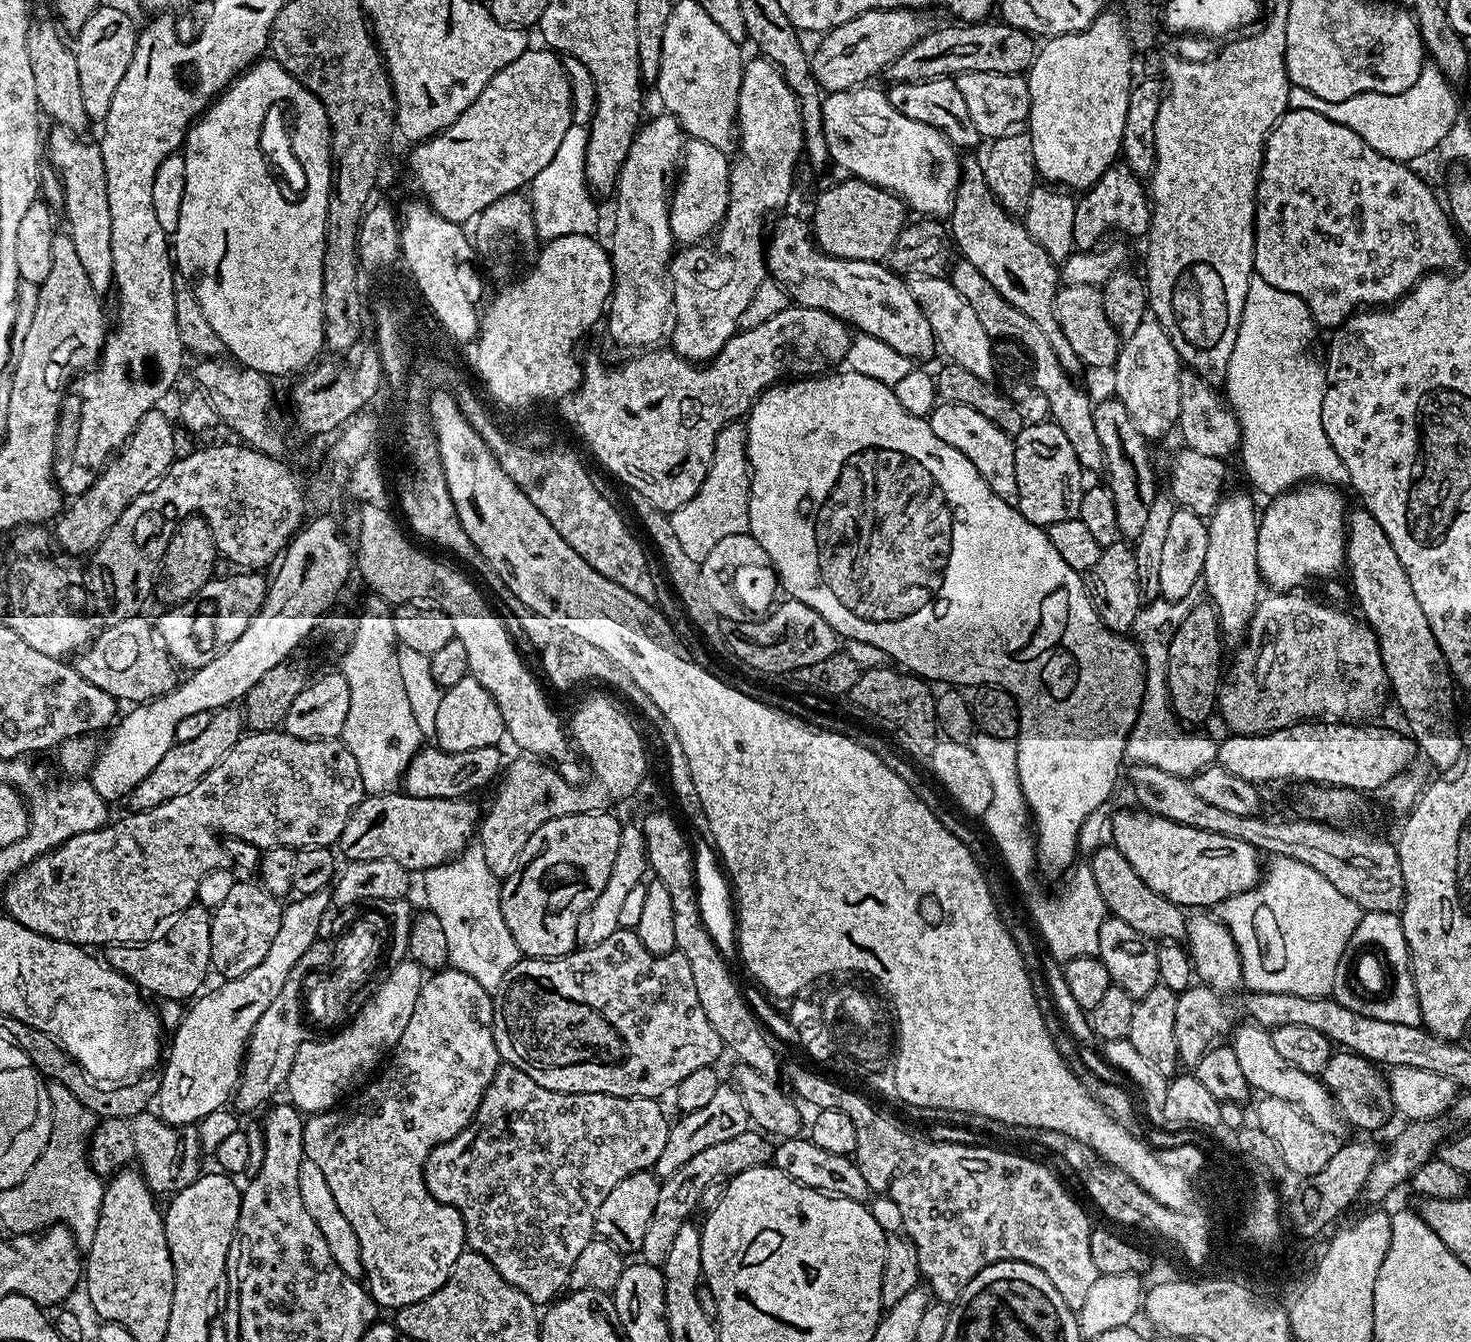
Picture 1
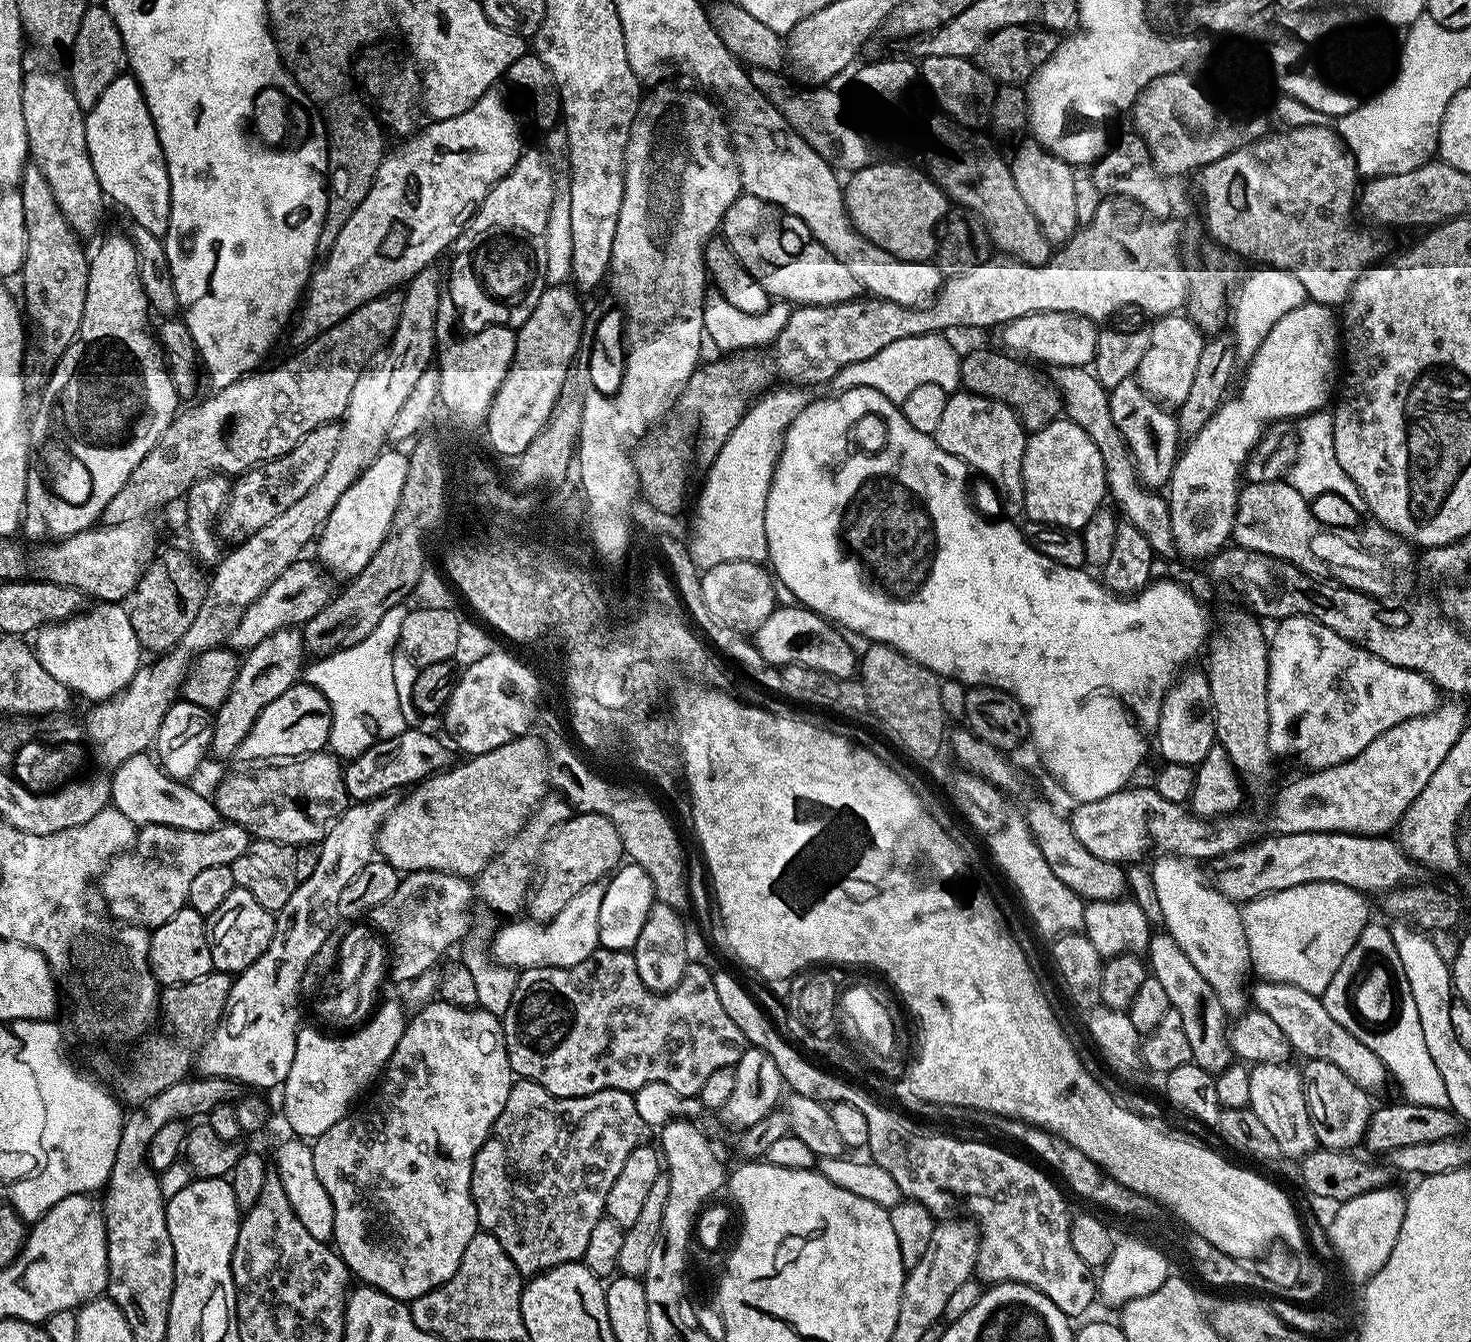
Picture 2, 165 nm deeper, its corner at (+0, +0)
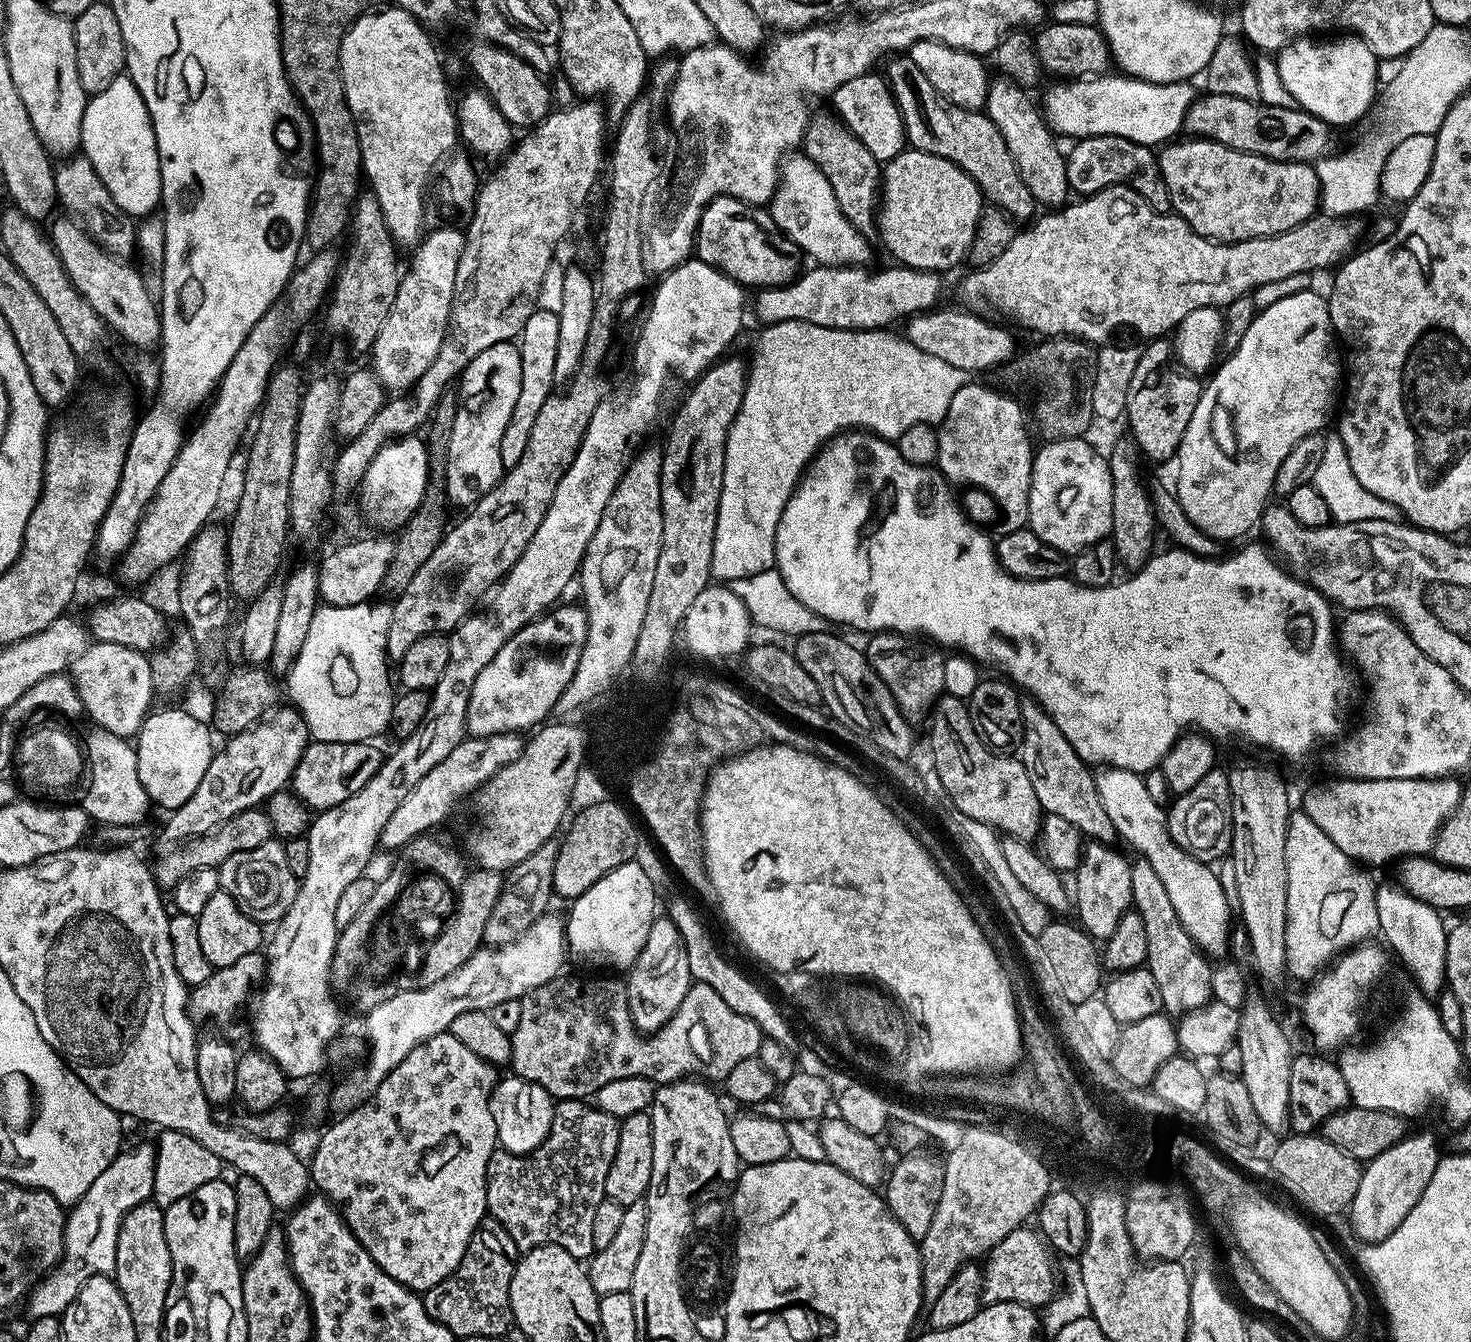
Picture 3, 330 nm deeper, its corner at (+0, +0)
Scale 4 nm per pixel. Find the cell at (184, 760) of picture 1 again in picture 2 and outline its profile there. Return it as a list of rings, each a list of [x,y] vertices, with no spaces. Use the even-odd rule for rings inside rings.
[[[296,626],[278,630],[270,634],[270,638],[262,638],[258,646],[247,649],[246,655],[240,661],[240,669],[226,702],[222,702],[222,706],[215,709],[214,719],[211,721],[211,755],[216,755],[220,760],[235,757],[246,734],[250,734],[258,714],[262,714],[262,710],[266,710],[266,706],[270,706],[270,702],[274,702],[278,694],[286,694],[286,690],[290,690],[290,686],[297,683],[305,664],[306,651],[301,629]]]

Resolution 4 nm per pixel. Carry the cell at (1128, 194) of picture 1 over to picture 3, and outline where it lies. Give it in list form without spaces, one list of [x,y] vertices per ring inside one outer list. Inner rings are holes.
[[[1088,136],[1077,139],[1072,149],[1066,152],[1066,178],[1069,189],[1081,197],[1093,196],[1098,190],[1109,188],[1111,184],[1127,184],[1129,188],[1135,188],[1138,192],[1150,194],[1152,208],[1159,212],[1172,212],[1173,207],[1168,197],[1168,191],[1164,185],[1164,179],[1160,173],[1160,162],[1157,153],[1151,147],[1140,145],[1124,137],[1116,136]]]

